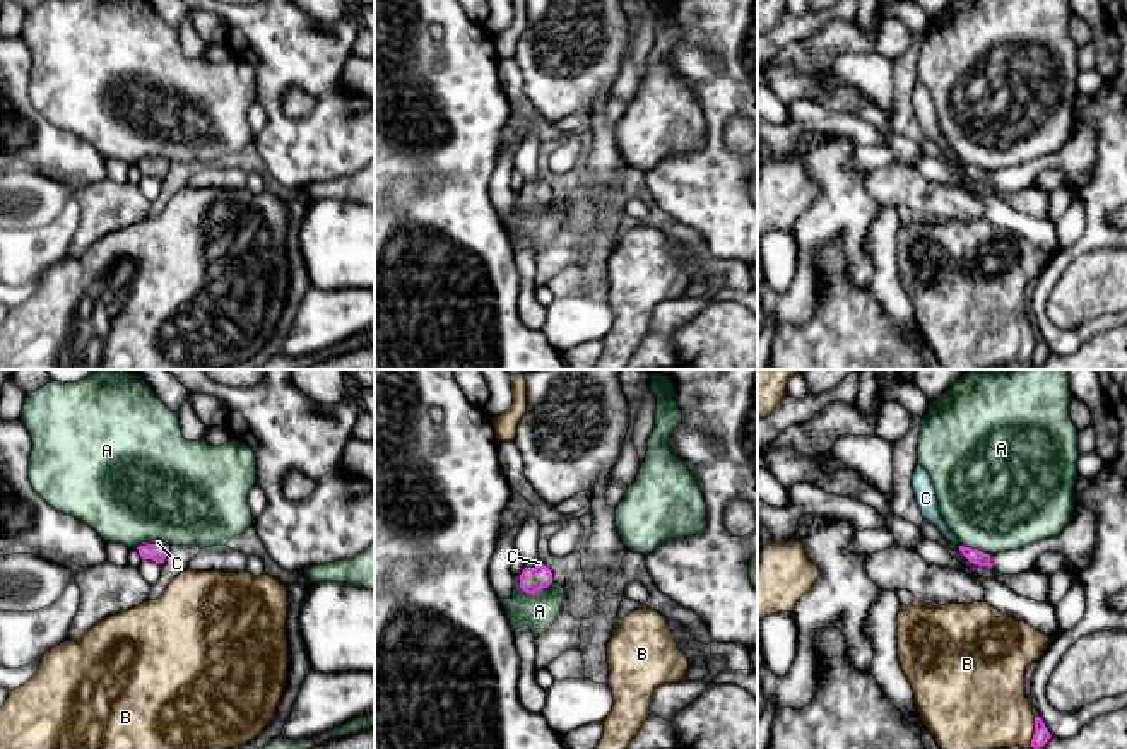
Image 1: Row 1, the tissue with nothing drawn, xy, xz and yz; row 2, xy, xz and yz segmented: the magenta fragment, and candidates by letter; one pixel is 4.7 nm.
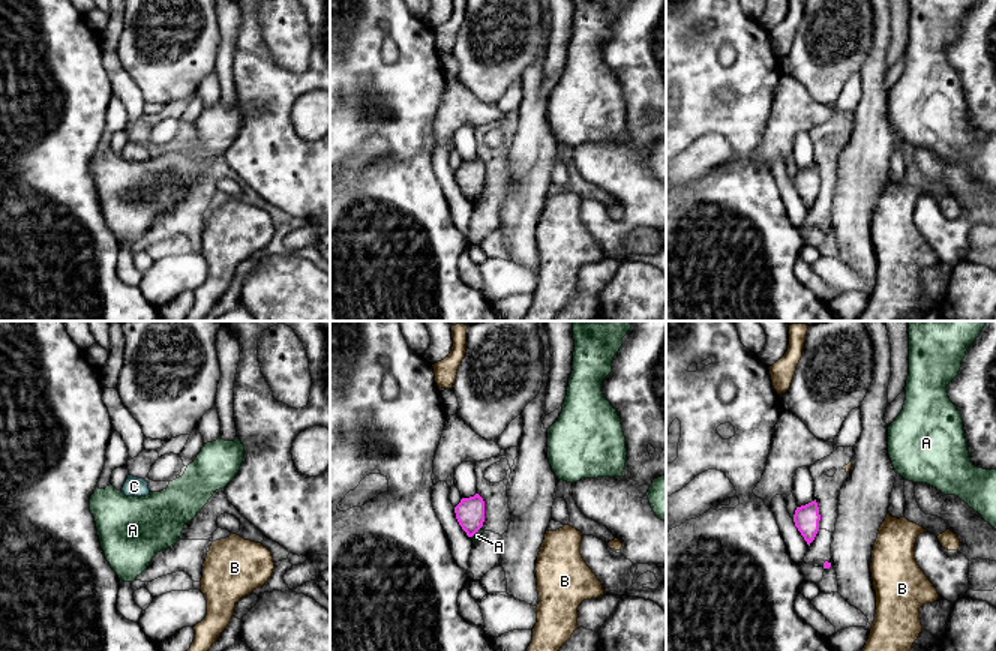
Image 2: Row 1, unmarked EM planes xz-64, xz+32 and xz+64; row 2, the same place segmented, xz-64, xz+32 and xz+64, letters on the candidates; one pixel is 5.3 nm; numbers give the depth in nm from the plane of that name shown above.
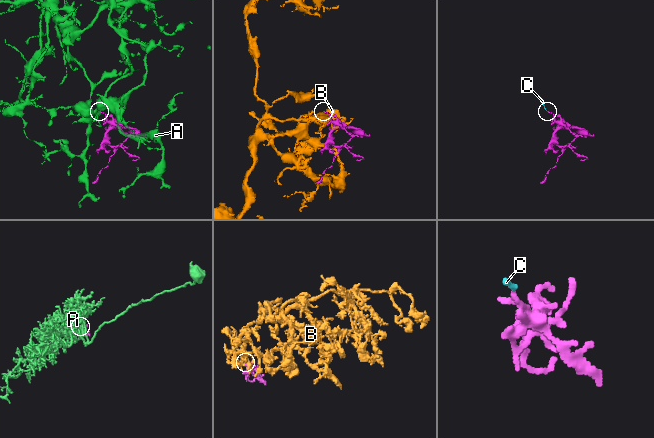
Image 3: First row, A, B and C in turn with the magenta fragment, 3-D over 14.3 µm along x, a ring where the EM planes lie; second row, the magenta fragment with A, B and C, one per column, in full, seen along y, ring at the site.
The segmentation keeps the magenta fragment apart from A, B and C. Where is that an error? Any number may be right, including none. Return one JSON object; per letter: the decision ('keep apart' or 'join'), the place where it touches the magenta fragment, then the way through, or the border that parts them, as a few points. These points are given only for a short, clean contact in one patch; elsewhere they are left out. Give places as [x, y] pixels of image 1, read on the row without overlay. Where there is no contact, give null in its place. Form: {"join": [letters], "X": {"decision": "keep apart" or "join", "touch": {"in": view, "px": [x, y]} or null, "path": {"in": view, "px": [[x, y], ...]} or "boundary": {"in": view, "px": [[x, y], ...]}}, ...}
{"join": ["C"], "A": {"decision": "keep apart", "touch": {"in": "xz", "px": [532, 211]}, "boundary": {"in": "xz", "px": [[517, 194], [519, 202], [529, 211], [546, 206], [553, 199]]}}, "B": {"decision": "keep apart", "touch": {"in": "yz", "px": [1035, 349]}}, "C": {"decision": "join", "touch": {"in": "xy", "px": [153, 161]}, "path": {"in": "xy", "px": [[151, 168], [153, 161], [158, 159]]}}}

